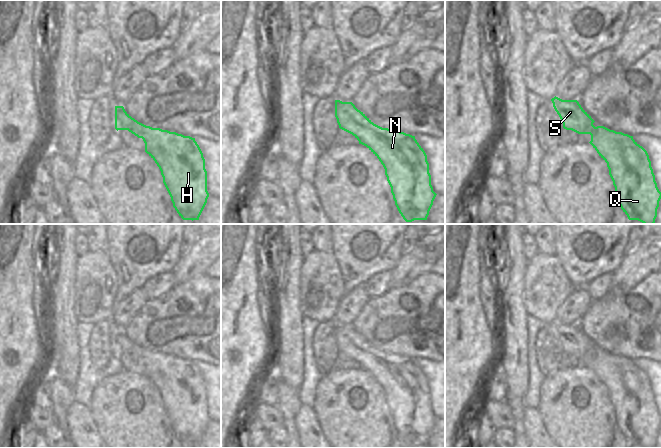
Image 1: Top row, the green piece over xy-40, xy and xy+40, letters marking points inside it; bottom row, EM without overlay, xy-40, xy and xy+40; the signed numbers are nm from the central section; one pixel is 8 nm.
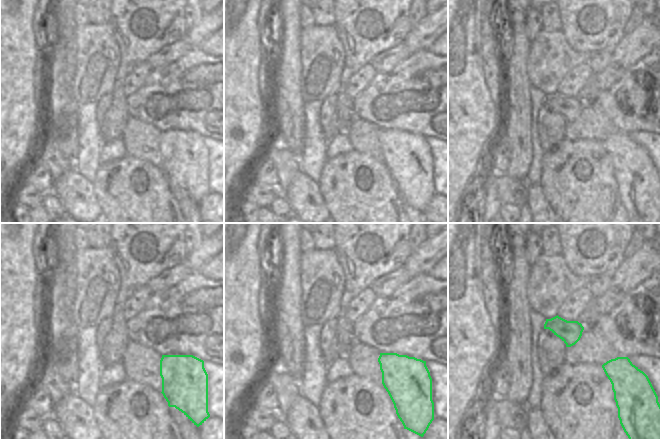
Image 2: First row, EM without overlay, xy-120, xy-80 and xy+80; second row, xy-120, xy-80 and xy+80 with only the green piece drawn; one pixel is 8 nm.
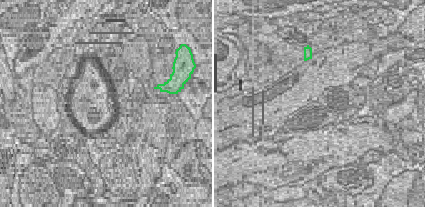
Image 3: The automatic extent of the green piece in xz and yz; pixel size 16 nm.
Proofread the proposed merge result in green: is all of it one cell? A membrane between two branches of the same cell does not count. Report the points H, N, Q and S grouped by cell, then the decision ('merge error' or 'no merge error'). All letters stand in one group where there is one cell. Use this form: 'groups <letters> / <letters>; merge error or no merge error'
groups H N Q S; no merge error

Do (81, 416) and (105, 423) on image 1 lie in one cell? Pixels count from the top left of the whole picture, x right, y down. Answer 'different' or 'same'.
different

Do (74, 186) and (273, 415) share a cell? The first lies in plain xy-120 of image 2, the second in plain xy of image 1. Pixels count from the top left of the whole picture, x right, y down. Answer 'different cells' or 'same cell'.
different cells

